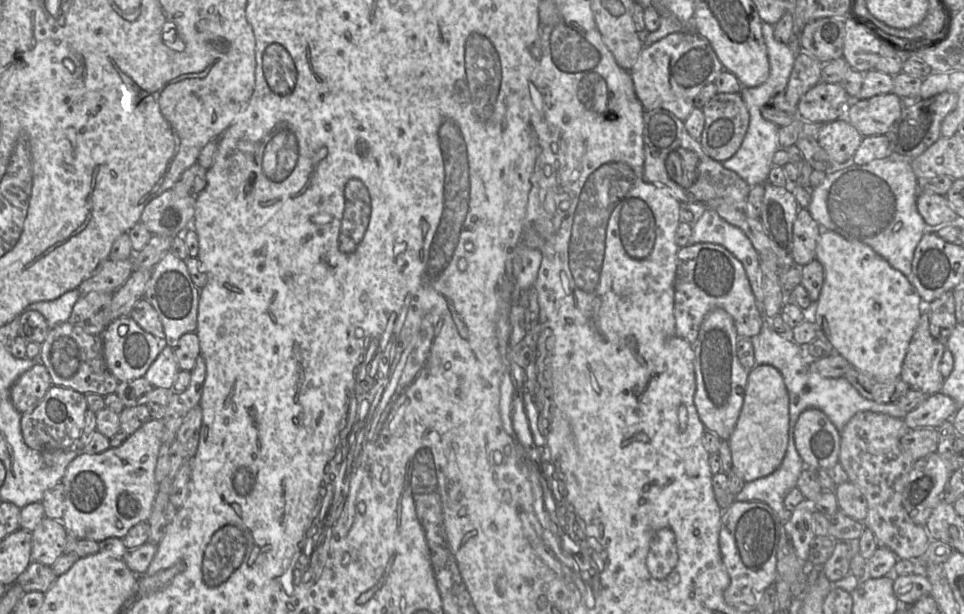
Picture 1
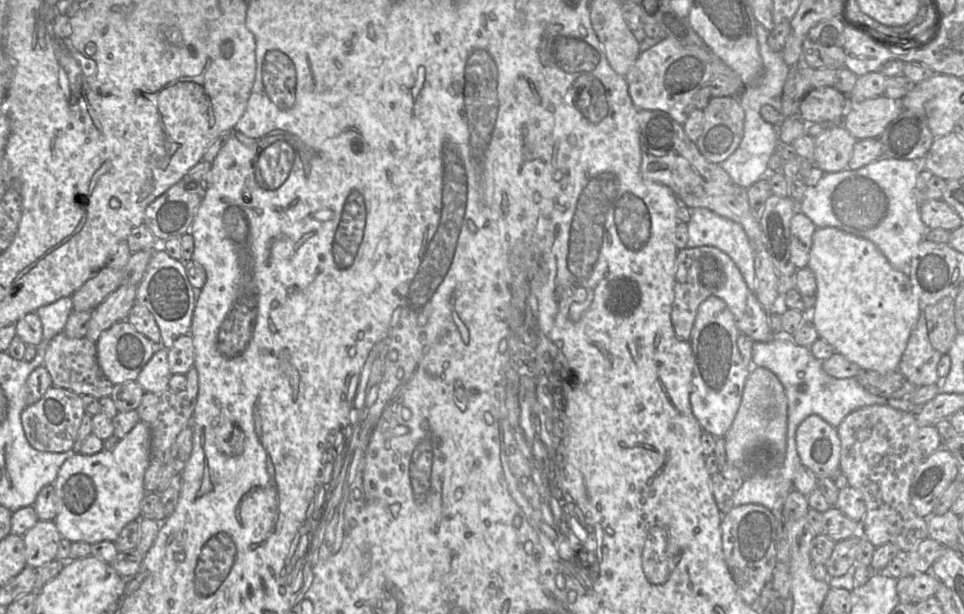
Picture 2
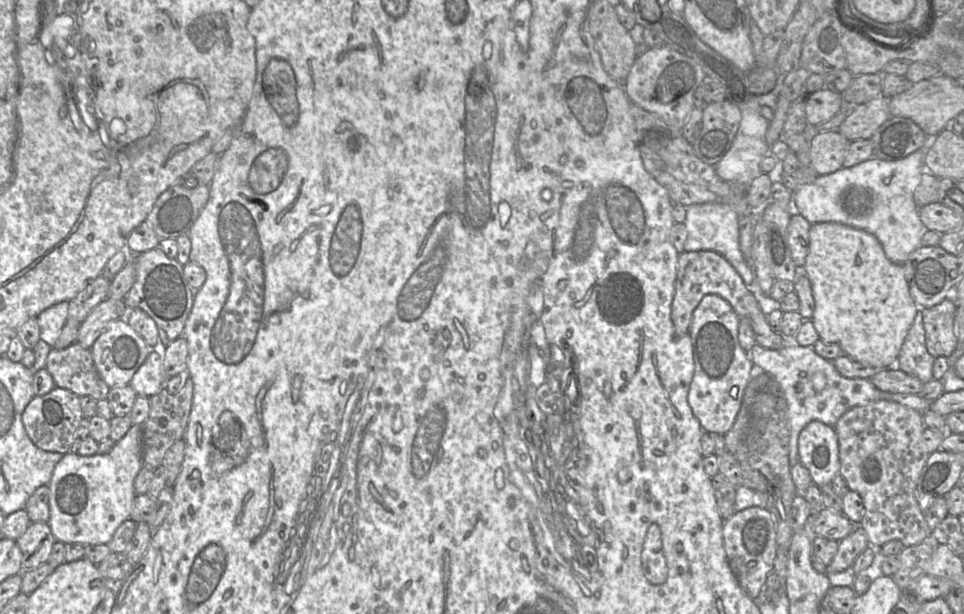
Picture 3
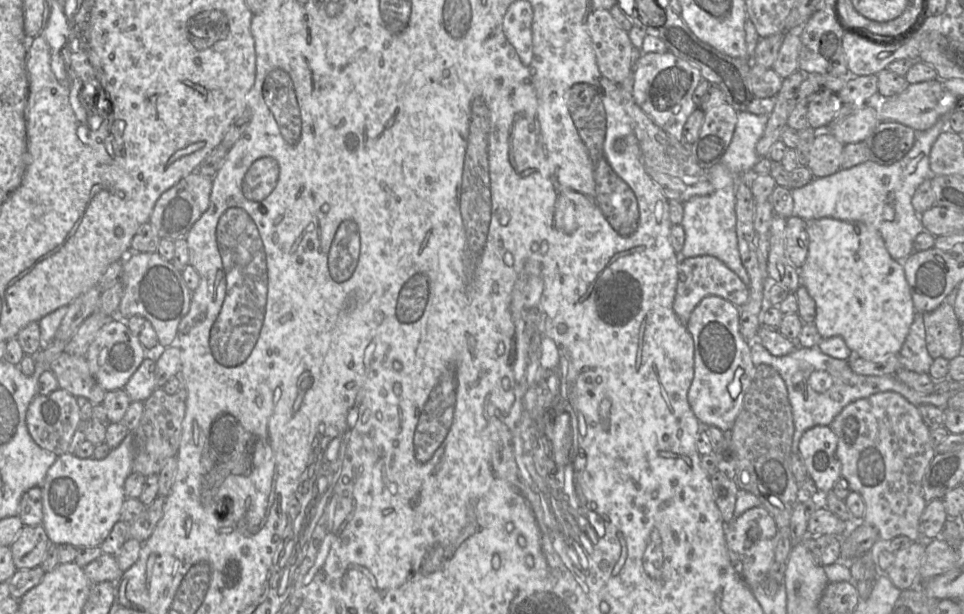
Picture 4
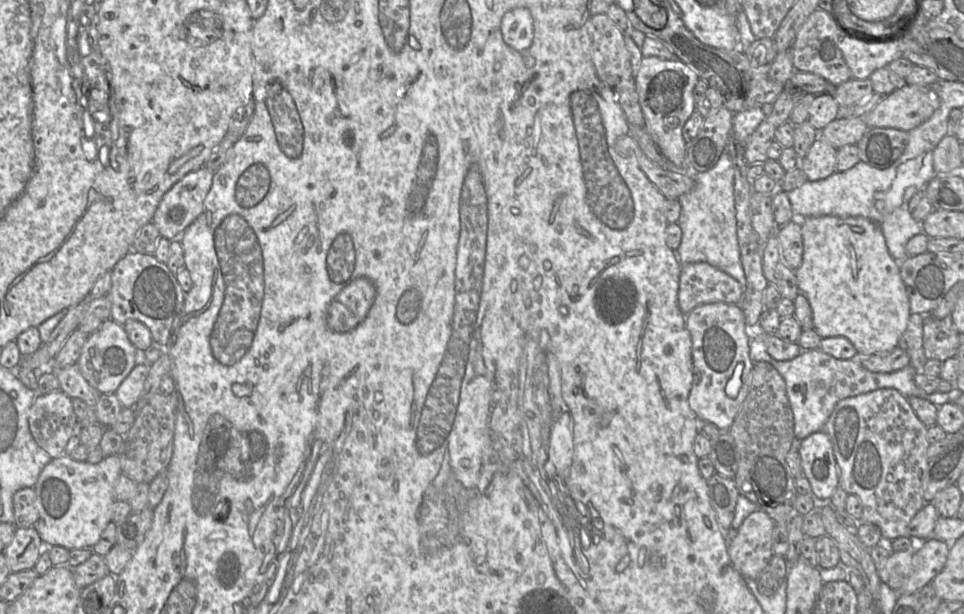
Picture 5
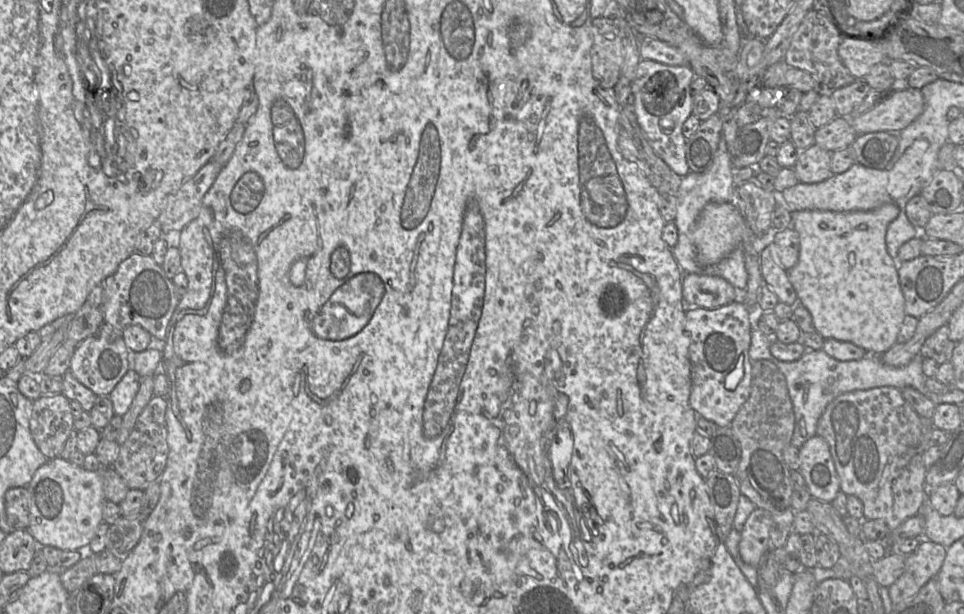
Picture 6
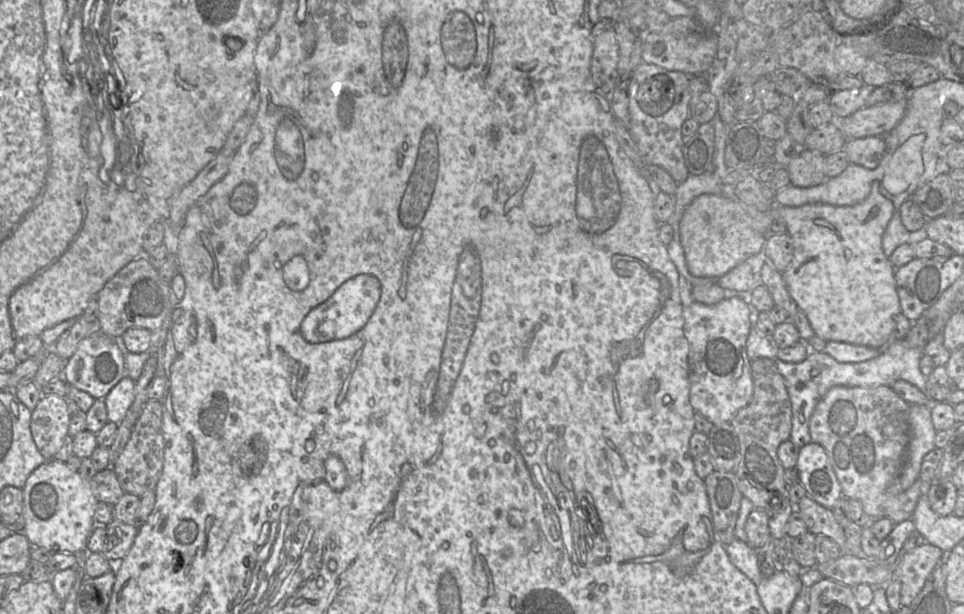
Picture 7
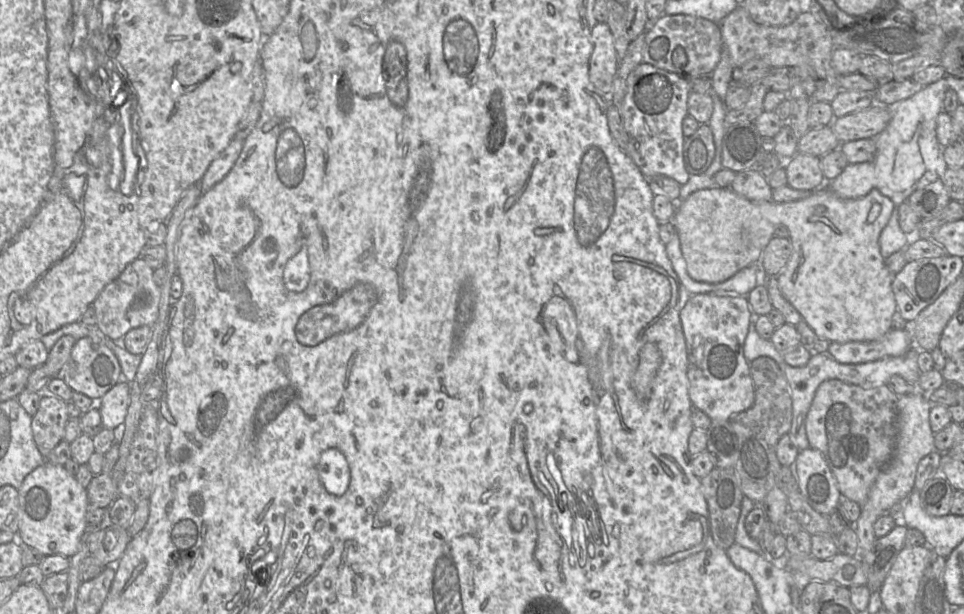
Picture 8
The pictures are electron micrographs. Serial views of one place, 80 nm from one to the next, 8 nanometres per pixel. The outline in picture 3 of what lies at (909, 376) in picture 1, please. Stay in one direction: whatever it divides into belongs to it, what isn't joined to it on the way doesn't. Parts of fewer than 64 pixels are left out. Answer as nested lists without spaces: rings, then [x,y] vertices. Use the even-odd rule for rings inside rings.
[[[919,309],[894,366],[925,384],[933,380],[934,362],[935,358],[926,347],[923,313]]]

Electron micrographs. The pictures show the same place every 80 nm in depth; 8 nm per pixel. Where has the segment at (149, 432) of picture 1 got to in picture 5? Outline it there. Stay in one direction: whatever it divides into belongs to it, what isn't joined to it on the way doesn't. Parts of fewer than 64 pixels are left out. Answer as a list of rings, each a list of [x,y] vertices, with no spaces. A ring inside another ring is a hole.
[[[66,454],[52,459],[43,468],[33,487],[36,494],[38,520],[32,527],[39,533],[44,547],[62,546],[68,550],[77,548],[92,549],[98,542],[102,531],[111,522],[112,505],[116,500],[114,487],[121,474],[119,454],[107,456],[97,464],[91,464],[87,461],[79,462]]]

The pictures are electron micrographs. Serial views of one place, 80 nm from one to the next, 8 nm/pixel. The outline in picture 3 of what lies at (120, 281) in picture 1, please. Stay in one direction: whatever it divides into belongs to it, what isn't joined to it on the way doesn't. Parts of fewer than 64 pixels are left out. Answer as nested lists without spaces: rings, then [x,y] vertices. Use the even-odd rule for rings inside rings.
[[[102,275],[90,281],[69,301],[67,320],[76,320],[82,323],[97,305],[109,297],[111,281]]]

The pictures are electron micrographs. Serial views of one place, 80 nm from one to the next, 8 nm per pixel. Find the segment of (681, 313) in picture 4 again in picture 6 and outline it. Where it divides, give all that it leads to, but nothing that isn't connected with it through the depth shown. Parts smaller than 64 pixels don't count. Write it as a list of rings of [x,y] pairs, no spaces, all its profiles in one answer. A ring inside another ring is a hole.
[[[683,273],[682,298],[687,308],[702,307],[706,309],[716,309],[736,301],[740,291],[744,290],[736,289],[731,283],[719,276]]]

